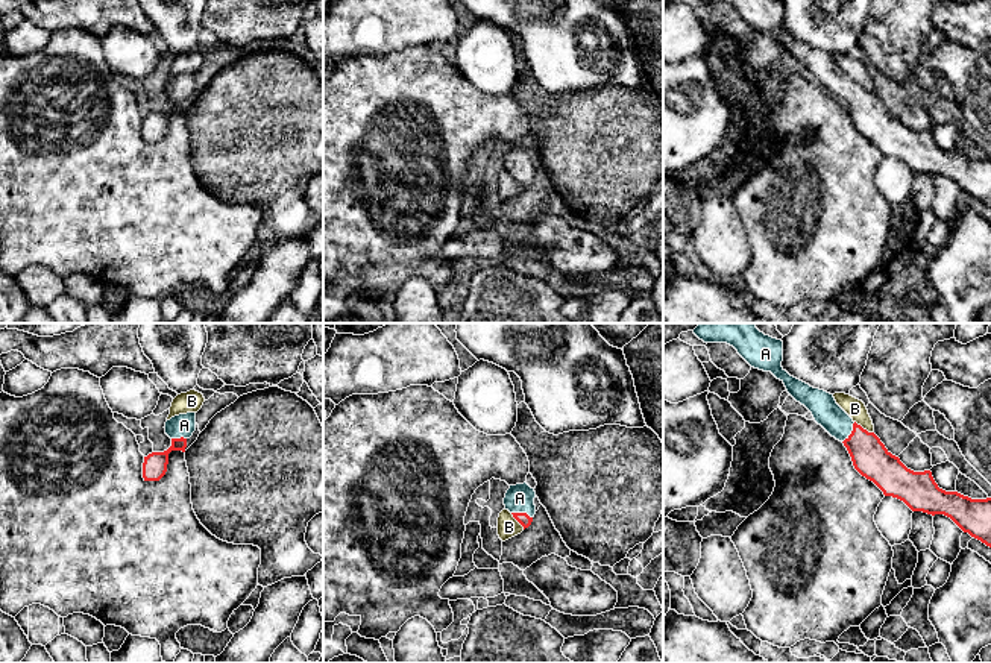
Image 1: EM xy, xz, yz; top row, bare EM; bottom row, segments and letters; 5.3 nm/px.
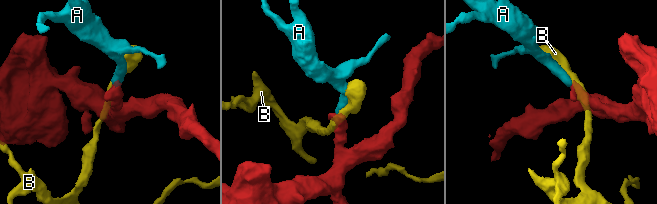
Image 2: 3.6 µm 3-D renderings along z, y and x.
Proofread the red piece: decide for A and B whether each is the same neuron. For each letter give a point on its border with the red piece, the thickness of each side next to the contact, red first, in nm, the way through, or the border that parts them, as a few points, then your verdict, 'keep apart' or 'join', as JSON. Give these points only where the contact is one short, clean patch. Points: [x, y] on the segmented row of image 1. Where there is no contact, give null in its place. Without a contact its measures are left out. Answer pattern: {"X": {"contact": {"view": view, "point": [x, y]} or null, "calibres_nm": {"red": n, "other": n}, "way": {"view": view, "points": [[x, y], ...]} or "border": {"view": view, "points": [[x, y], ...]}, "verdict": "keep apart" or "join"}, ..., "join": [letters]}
{"A": {"contact": {"view": "yz", "point": [852, 433]}, "calibres_nm": {"red": 200, "other": 150}, "way": {"view": "yz", "points": [[870, 457], [852, 433], [844, 430], [826, 411]]}, "verdict": "join"}, "B": {"contact": {"view": "yz", "point": [862, 428]}, "calibres_nm": {"red": 200, "other": 100}, "verdict": "keep apart"}, "join": ["A"]}

